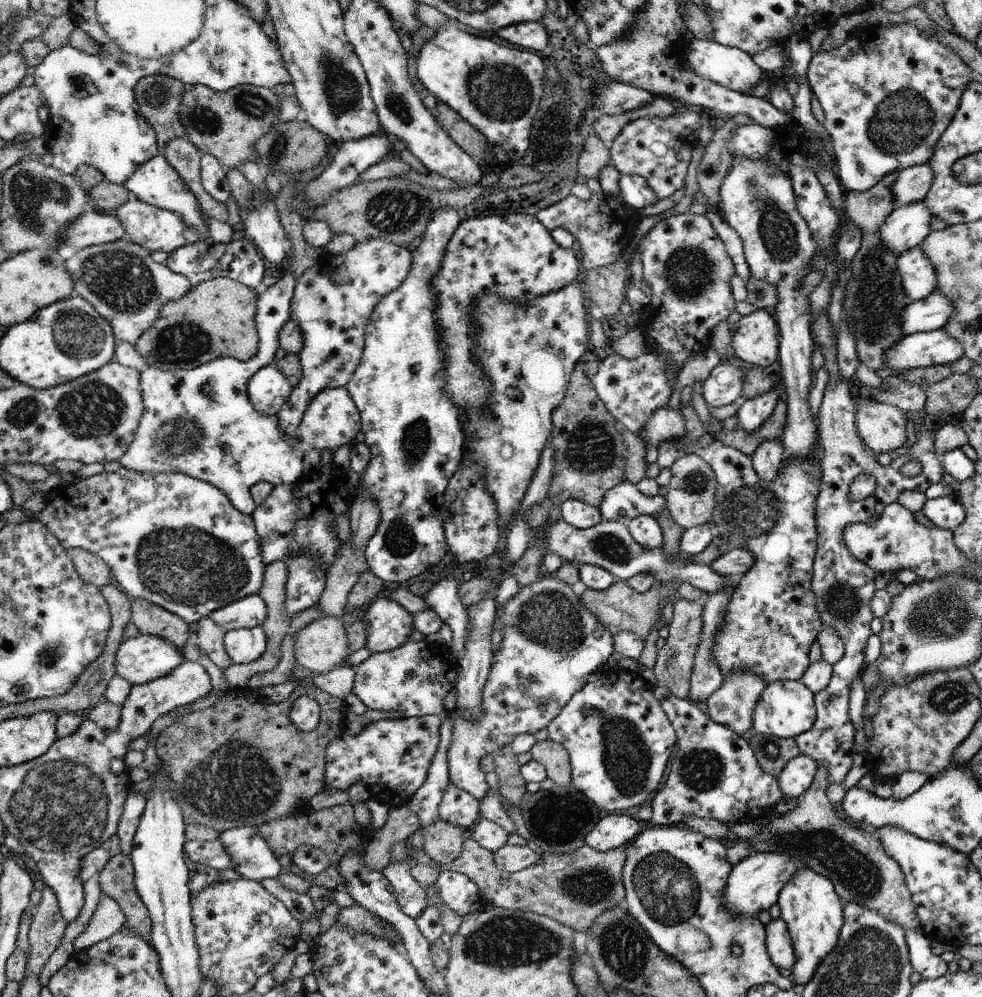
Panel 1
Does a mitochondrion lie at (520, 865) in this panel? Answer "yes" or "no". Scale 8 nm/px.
no

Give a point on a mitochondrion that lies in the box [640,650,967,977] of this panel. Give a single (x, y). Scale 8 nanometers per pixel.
(854, 870)

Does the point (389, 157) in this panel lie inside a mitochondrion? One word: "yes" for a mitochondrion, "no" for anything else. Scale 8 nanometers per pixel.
no

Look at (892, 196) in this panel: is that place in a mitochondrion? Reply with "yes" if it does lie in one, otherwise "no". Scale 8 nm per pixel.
no

